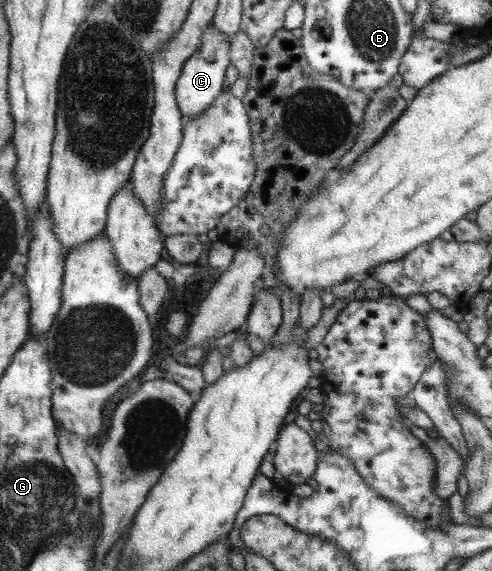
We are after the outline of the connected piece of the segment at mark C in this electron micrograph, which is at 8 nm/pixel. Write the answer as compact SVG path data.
M208 23L200 35L200 46L186 59L181 68L179 79L175 82L176 106L184 119L205 111L224 91L223 80L230 61L228 48L229 43L226 37L212 23Z

